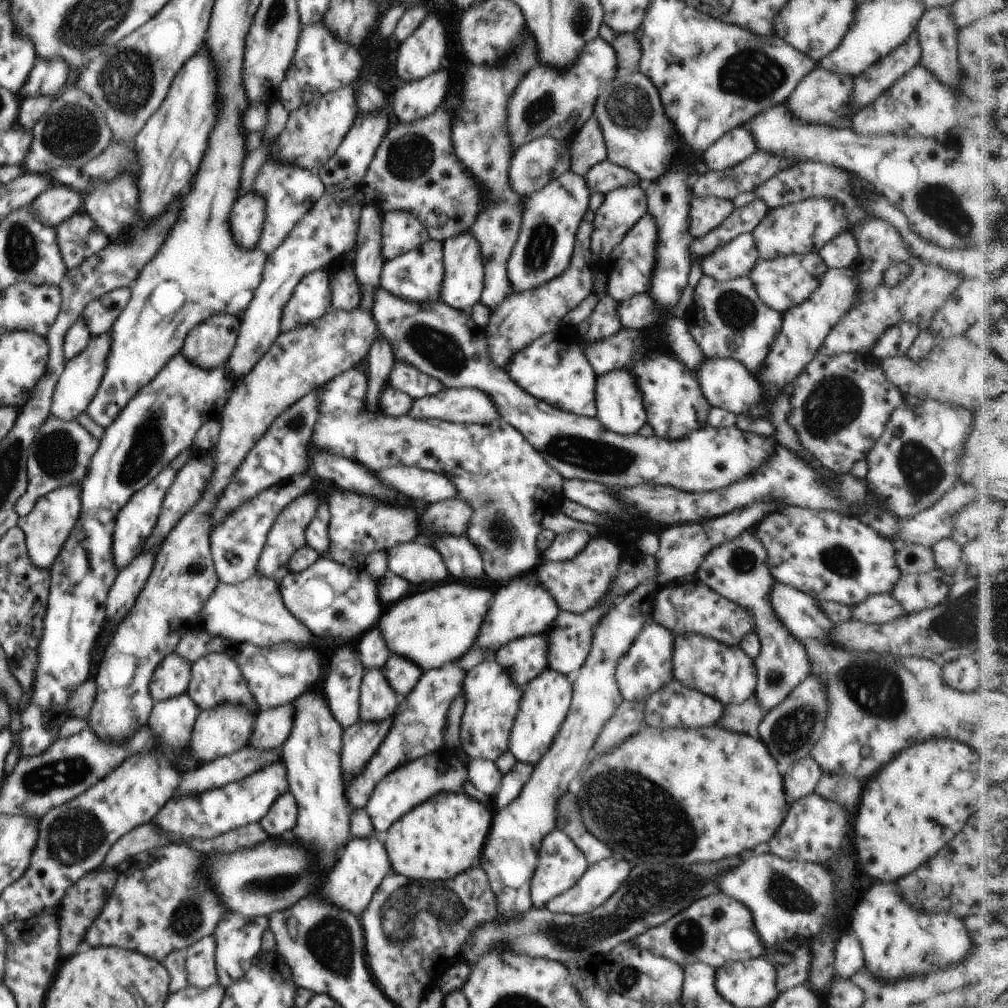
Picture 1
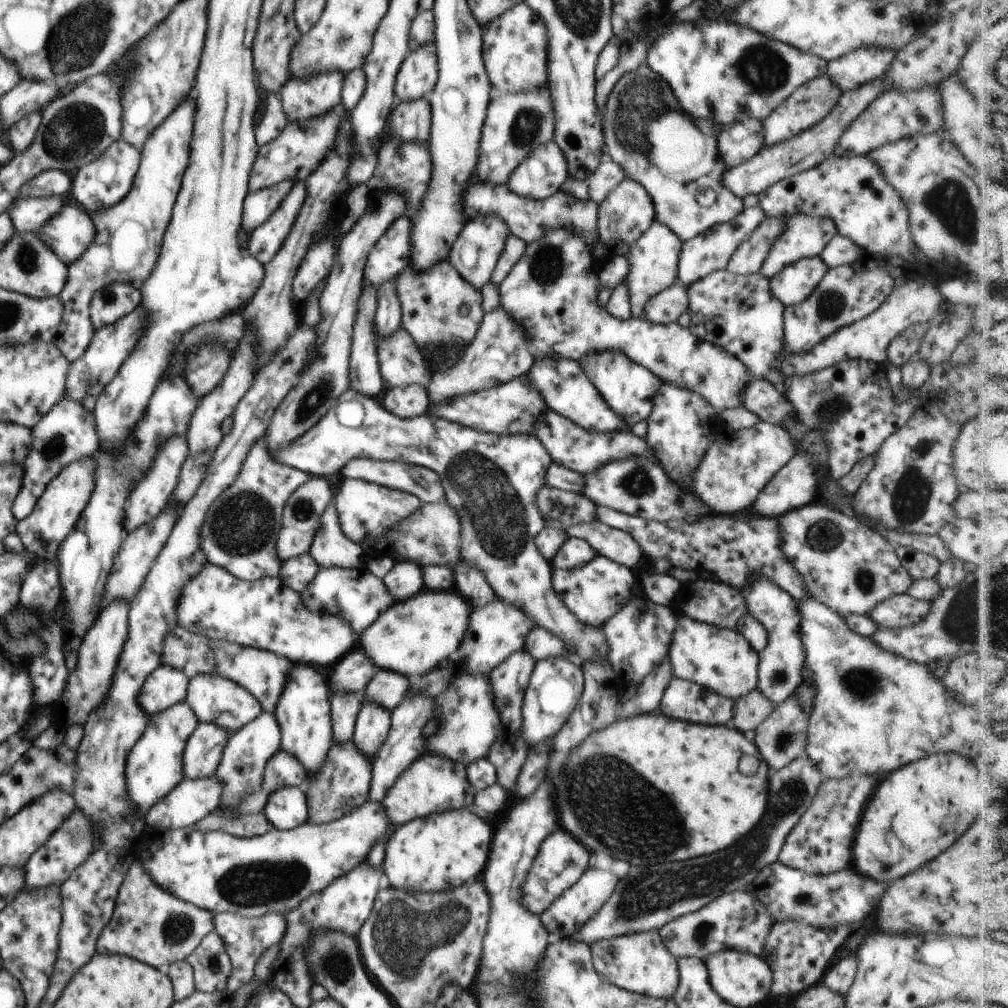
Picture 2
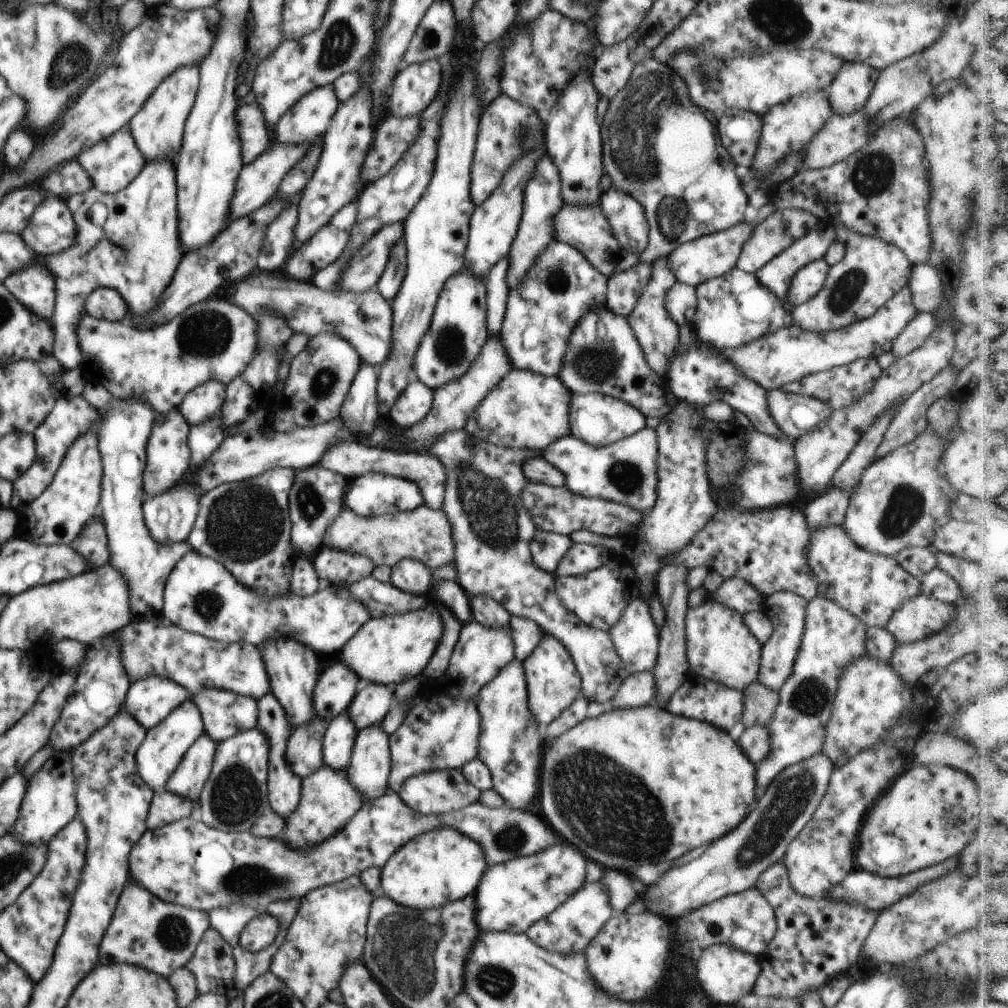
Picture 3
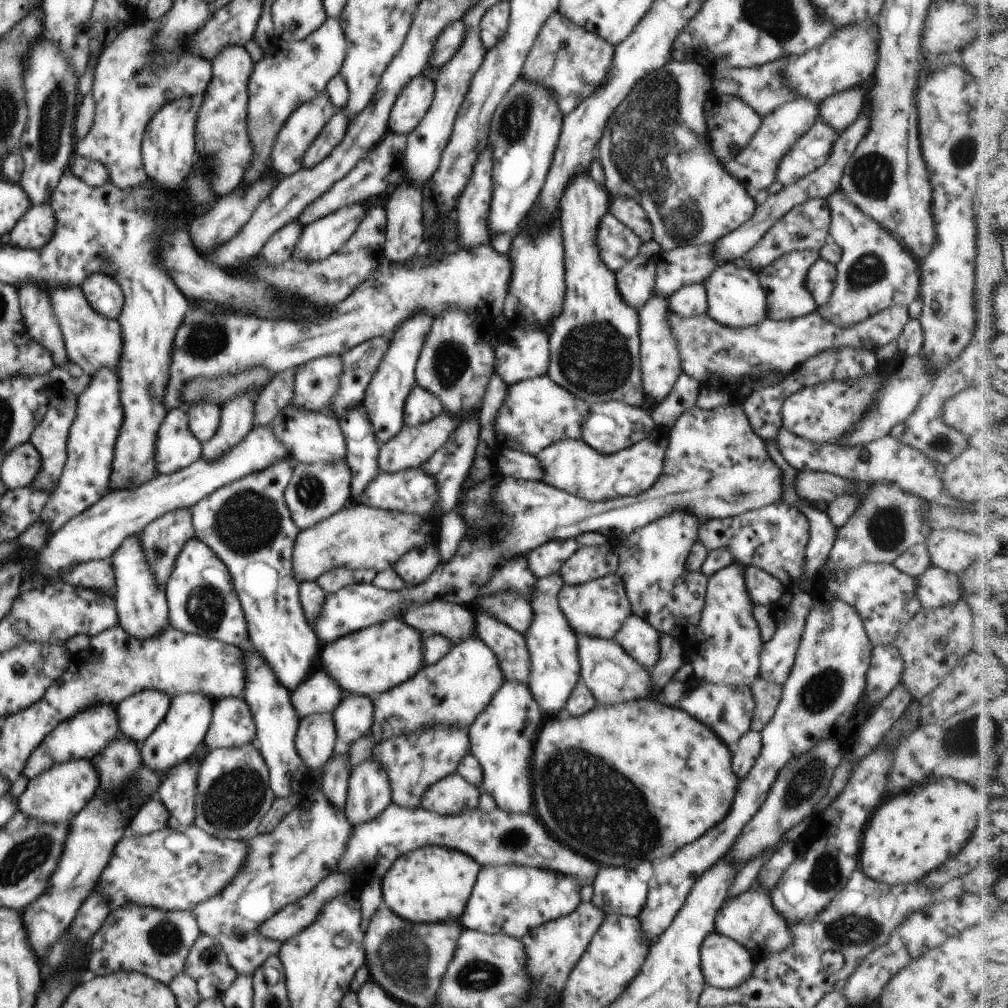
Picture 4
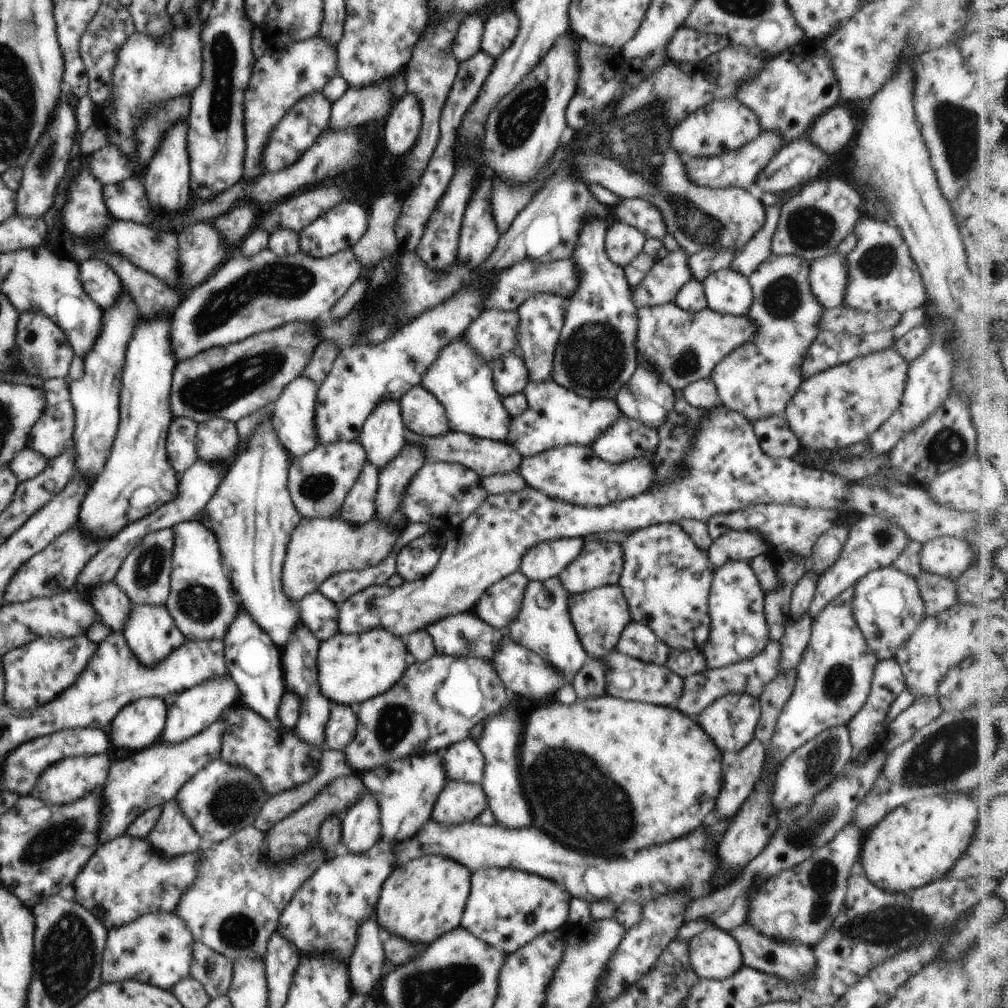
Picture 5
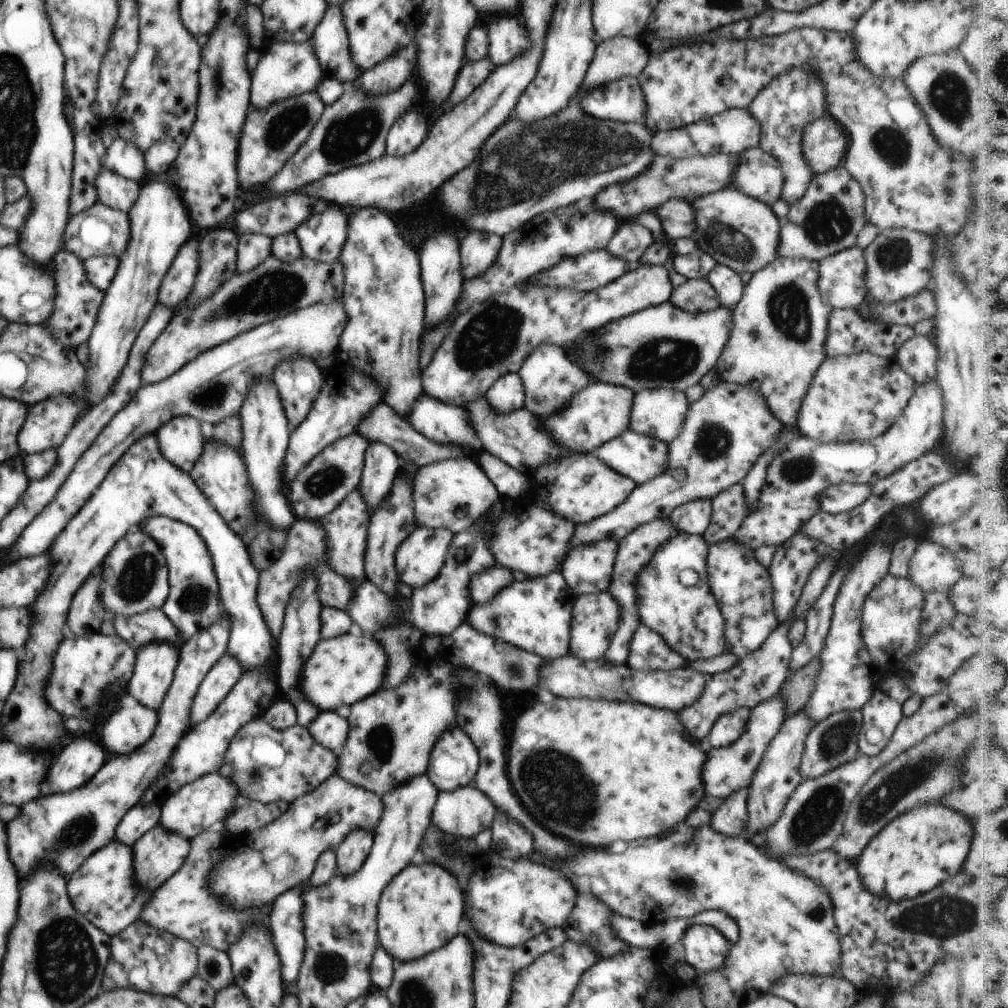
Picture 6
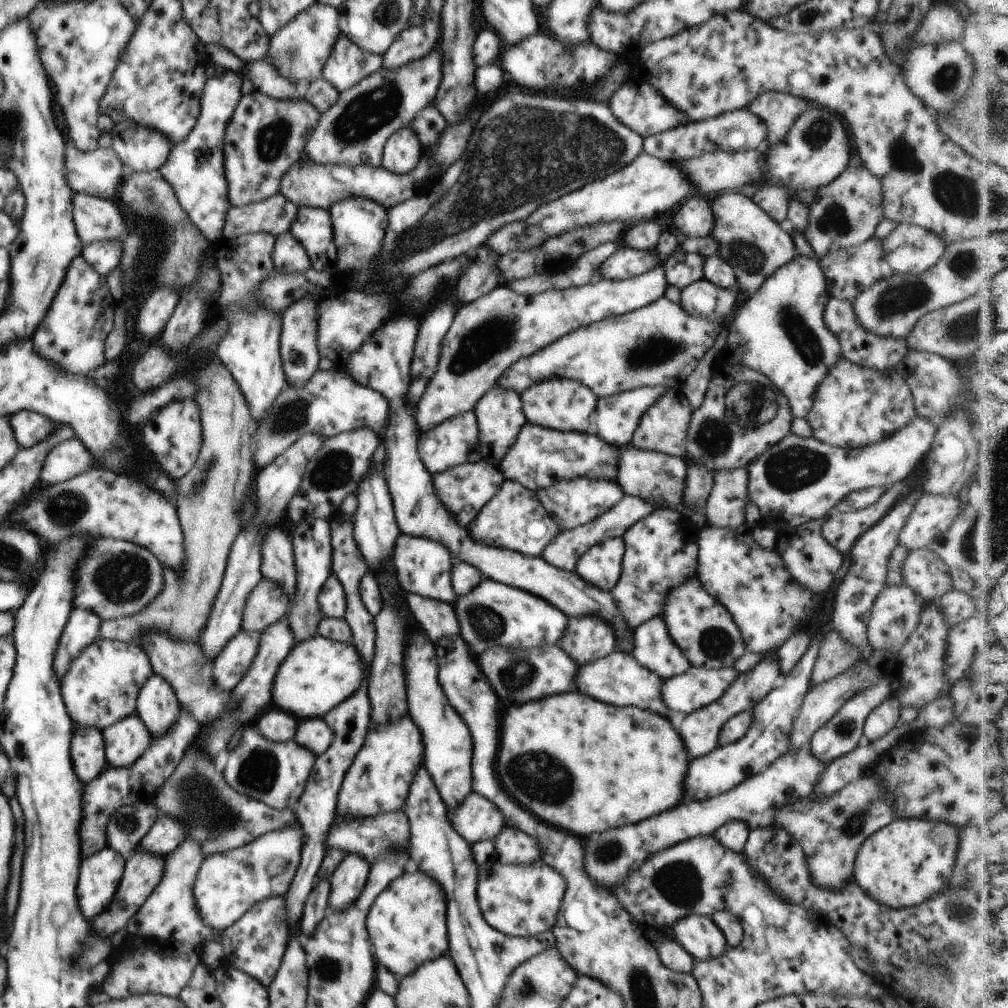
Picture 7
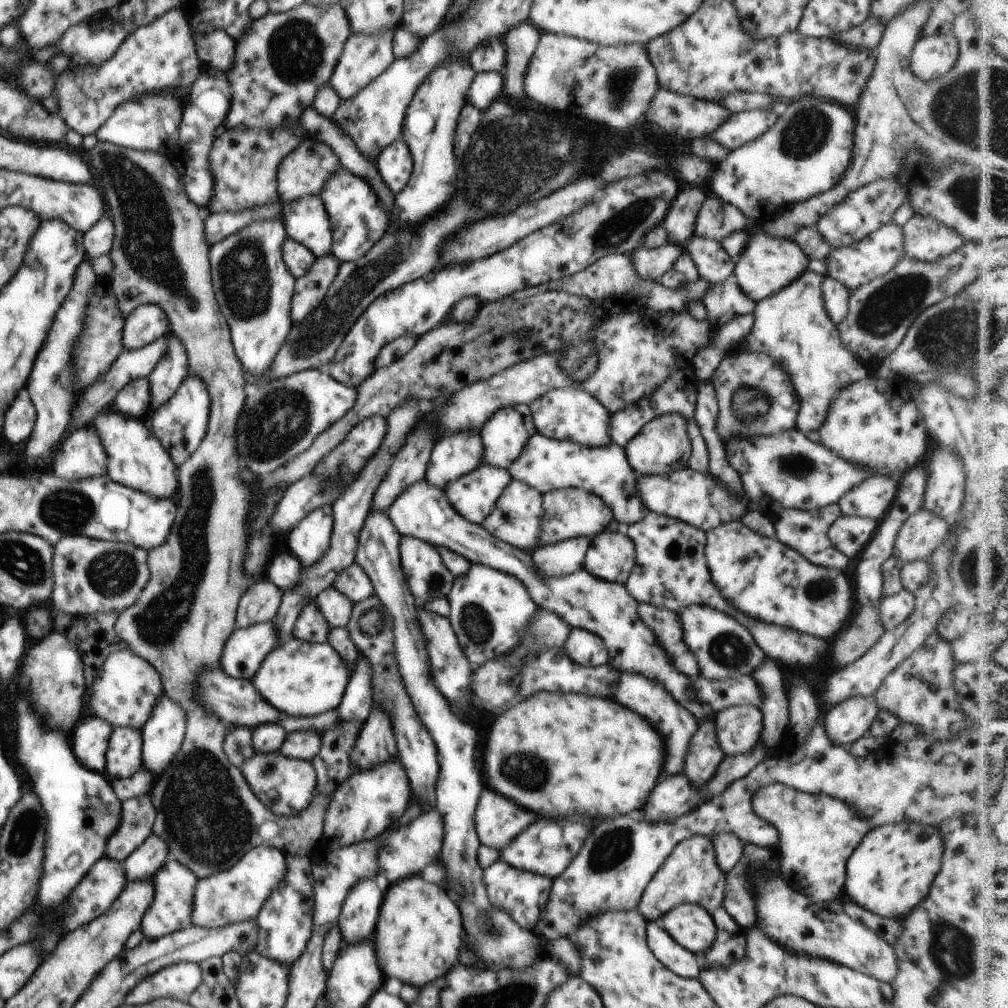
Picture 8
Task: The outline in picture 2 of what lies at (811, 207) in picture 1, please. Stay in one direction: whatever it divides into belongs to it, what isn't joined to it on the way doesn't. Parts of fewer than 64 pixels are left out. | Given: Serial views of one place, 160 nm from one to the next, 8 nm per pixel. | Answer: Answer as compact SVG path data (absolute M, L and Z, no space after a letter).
M798 213L787 218L786 232L771 246L760 274L768 280L802 257L816 257L836 234L833 220Z

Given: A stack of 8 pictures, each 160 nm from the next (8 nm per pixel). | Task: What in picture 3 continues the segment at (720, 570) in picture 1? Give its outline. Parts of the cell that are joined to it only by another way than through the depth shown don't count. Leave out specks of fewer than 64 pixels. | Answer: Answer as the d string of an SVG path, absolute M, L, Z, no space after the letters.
M790 591L772 593L765 598L763 610L772 621L774 636L761 645L757 681L772 690L779 691L792 674L793 664L804 632L807 603L808 601L805 598Z

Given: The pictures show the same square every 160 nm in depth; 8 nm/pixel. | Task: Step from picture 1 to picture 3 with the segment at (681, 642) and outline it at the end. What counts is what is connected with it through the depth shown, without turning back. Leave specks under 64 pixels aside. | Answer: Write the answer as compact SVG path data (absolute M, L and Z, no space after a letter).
M710 570L703 587L707 590L707 599L702 606L690 609L688 607L685 614L685 641L687 650L687 659L691 676L713 680L730 688L746 690L758 678L759 660L761 657L761 642L750 632L749 626L744 622L743 615L737 610L728 608L720 604L713 595L722 586L725 581L716 571Z

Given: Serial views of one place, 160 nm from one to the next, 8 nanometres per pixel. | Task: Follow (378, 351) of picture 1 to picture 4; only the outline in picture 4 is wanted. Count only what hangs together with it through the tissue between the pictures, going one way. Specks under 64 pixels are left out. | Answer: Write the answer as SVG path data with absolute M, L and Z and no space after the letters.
M400 182L386 202L388 232L384 254L390 262L404 262L422 244L422 186Z

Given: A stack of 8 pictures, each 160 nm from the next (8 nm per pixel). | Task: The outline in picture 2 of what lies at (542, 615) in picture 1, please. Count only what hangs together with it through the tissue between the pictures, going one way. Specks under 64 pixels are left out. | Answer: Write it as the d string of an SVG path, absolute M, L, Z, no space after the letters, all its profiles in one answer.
M494 602L490 606L485 606L484 610L476 610L470 614L470 626L458 645L456 660L470 675L489 676L489 674L506 660L513 652L524 650L526 635L533 629L533 622L526 616L524 611L514 608L512 605L506 606L502 602Z

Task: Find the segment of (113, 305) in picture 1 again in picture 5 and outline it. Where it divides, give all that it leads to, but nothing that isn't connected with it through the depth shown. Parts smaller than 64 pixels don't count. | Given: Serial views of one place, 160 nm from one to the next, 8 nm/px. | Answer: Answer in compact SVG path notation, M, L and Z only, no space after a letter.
M84 260L80 264L80 282L100 308L108 308L122 292L120 278L104 260Z

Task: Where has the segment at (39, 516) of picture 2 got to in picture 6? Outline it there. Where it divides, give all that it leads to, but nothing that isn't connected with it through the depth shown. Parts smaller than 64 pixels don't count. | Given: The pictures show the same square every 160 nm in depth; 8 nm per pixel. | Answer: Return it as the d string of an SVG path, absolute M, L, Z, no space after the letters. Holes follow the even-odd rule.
M148 176L144 182L146 186L140 190L140 198L128 212L130 216L130 242L120 256L120 266L118 274L114 276L114 282L106 290L104 302L98 312L98 322L92 330L92 336L88 340L90 348L90 370L88 370L88 394L86 398L94 404L100 402L106 394L108 388L112 388L114 380L118 378L120 370L126 364L128 352L142 330L144 322L148 320L152 308L156 306L158 298L158 288L168 272L174 256L178 254L180 246L188 240L192 232L192 224L188 222L186 208L172 186L168 182L169 177ZM166 178L166 180L162 180ZM162 180L162 182L160 182ZM150 182L150 184L148 184Z

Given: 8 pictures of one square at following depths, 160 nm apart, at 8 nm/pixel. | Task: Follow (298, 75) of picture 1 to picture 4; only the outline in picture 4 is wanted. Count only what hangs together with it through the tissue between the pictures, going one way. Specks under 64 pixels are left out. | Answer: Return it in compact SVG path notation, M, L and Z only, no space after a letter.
M322 92L312 100L301 104L282 125L278 131L274 148L272 148L272 168L280 176L290 176L303 168L303 156L314 142L314 139L322 132L325 124L335 115L337 109L331 103L329 96Z

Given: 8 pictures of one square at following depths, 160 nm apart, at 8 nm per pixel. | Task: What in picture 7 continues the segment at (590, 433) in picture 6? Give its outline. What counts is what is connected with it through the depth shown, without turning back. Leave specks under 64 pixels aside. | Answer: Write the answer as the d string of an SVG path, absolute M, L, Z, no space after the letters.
M668 386L642 387L631 391L621 392L618 395L597 399L597 407L592 414L592 434L597 434L602 440L615 447L626 447L632 440L637 426L644 414L669 390Z

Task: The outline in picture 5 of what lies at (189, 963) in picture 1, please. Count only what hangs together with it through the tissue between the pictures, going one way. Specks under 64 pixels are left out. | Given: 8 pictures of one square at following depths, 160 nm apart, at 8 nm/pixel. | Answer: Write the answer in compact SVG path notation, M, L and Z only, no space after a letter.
M195 943L190 976L202 983L211 999L227 995L231 985L233 963L204 943Z

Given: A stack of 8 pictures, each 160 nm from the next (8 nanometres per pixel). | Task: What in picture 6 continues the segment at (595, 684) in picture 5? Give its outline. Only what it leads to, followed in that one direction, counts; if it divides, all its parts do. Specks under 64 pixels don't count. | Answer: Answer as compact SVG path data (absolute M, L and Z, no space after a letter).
M656 518L652 522L641 524L636 530L629 532L618 542L613 573L609 587L606 590L606 592L610 593L610 596L614 597L615 602L618 603L621 610L618 628L604 656L613 665L627 662L631 638L634 636L634 631L642 625L637 605L637 575L652 560L653 554L660 544L668 542L678 533L680 532L677 526L673 522L670 522L670 518Z

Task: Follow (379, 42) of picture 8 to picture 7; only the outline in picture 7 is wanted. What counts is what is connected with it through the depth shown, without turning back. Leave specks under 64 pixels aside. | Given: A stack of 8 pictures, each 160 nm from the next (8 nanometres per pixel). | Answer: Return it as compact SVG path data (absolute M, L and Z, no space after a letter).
M342 33L324 65L322 78L341 93L382 68L383 55L361 49Z

